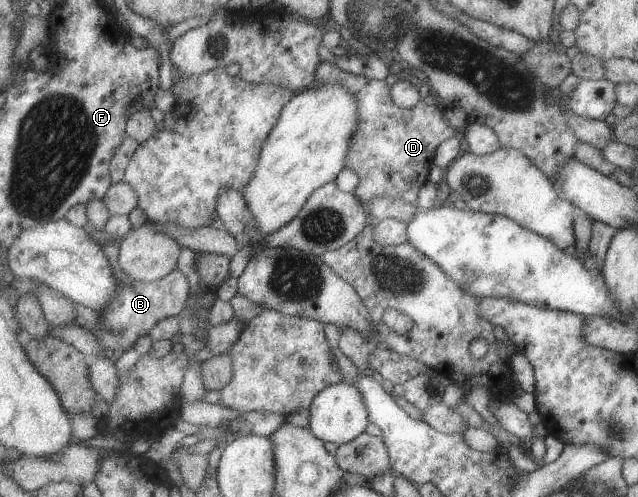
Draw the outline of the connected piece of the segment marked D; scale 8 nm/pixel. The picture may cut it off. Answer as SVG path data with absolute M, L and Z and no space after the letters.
M328 62L319 65L316 75L316 87L339 83L357 95L362 119L358 133L352 140L346 167L359 177L355 189L358 198L368 203L375 197L391 197L417 205L419 191L429 181L437 147L457 135L456 129L446 118L443 106L440 103L430 106L421 101L413 108L402 108L394 102L392 87L387 85L387 81L357 76Z

